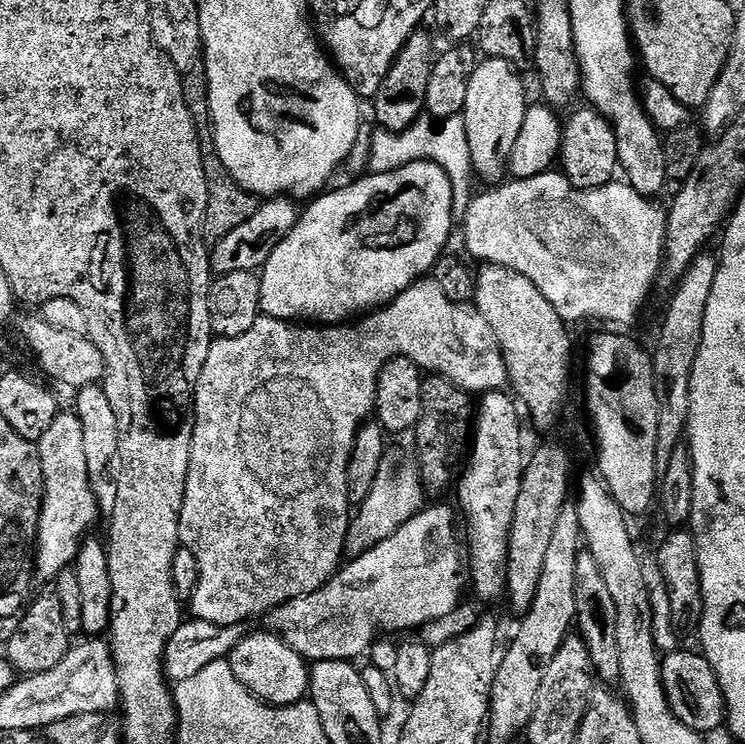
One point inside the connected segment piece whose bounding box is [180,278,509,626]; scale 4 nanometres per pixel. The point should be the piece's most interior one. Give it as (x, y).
(265, 513)

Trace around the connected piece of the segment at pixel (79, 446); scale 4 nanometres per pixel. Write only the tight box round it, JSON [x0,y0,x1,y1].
[34,411,101,578]

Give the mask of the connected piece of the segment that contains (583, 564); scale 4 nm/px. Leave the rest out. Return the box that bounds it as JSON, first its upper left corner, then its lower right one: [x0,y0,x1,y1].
[574,550,620,685]

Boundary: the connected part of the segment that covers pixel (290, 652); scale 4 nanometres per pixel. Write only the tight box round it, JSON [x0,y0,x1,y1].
[226,630,310,708]

